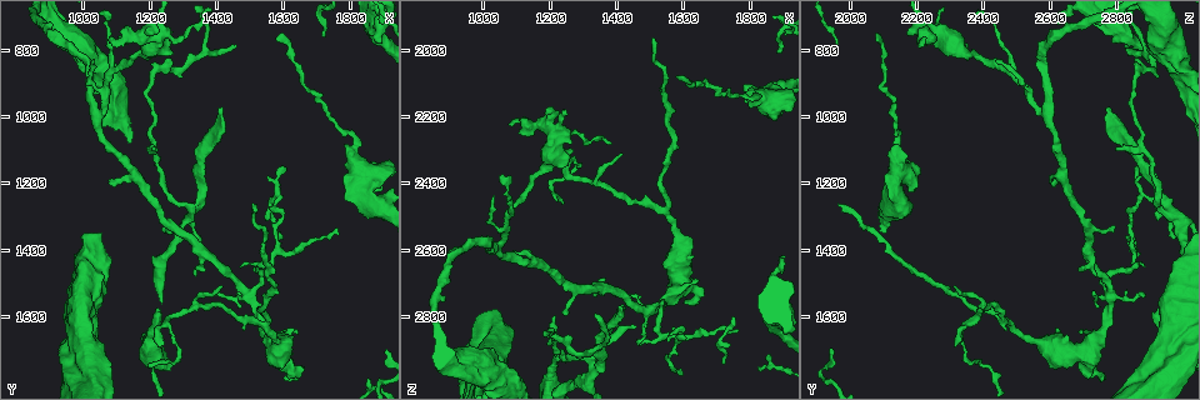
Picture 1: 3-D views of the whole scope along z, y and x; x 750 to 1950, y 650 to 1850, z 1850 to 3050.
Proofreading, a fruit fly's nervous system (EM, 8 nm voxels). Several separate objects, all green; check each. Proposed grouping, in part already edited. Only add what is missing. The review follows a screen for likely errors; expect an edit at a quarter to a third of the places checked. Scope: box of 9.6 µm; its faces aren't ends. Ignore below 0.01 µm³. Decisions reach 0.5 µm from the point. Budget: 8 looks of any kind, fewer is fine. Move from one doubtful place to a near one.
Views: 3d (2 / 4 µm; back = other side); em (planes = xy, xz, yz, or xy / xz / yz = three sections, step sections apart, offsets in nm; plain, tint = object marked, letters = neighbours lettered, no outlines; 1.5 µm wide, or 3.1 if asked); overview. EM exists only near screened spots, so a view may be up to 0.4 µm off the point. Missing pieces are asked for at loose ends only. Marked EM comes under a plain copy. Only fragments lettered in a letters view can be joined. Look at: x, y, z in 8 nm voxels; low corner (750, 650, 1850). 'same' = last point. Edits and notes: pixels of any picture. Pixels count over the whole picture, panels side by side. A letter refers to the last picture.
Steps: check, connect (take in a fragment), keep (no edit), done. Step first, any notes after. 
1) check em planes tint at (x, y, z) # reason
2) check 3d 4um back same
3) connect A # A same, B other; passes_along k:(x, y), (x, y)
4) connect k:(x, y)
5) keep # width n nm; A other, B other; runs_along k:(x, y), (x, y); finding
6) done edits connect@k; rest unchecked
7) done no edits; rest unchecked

check 3d 2um at (1210, 750, 2170) # thick end

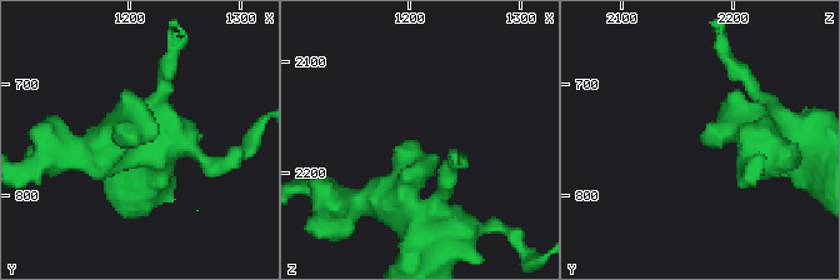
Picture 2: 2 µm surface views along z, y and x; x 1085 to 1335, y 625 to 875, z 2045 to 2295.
check em xy step 8 letters at (1208, 750, 2172)

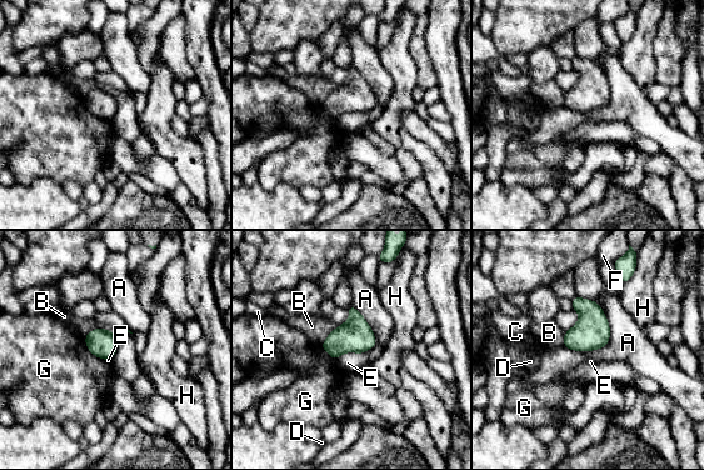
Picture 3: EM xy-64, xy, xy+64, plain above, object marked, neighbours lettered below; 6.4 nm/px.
keep # A other, B other, C other, D other, E other, F other, G other, H other; border 3:(83, 339), (93, 354), (106, 360); none of them fits

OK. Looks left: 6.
check 3d 2um at (1760, 1340, 2840) # thin end

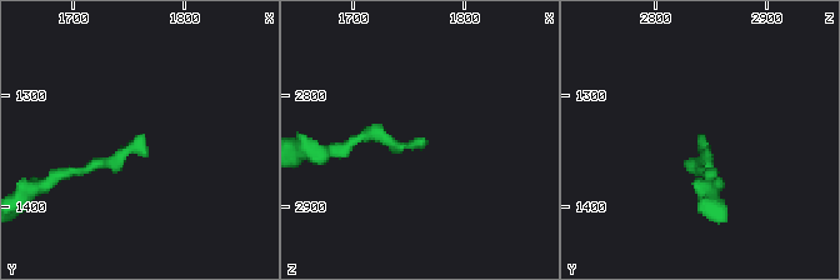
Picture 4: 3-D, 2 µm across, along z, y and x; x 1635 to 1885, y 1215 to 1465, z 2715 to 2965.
check em planes letters at (1760, 1338, 2838)

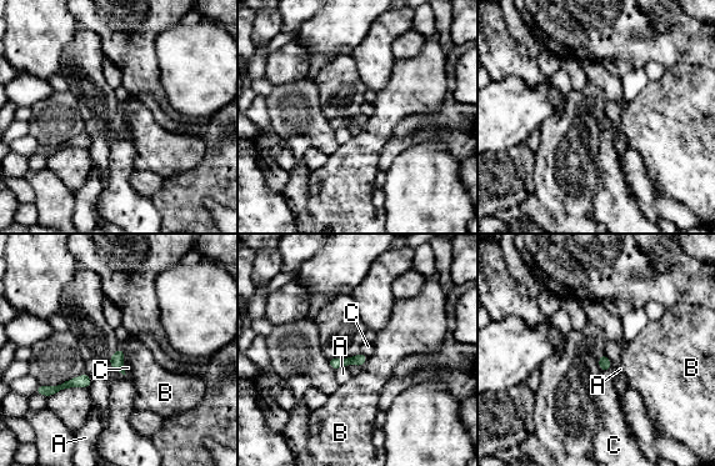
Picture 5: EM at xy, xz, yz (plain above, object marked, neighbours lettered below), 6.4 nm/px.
keep # width 70 nm; A other, B other, C other; border 5:(123, 354), (123, 366), (126, 374); none of them fits

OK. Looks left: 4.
check em xz step 8 letters at (1610, 1780, 2750) # free end

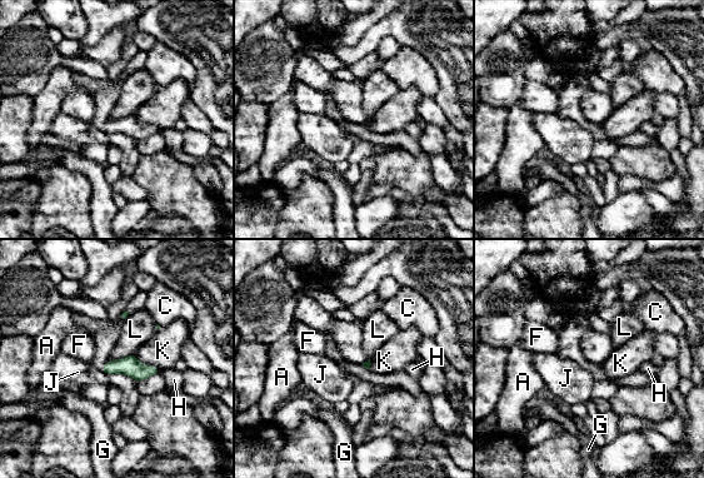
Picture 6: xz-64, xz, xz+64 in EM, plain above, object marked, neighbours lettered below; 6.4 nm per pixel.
check em planes letters same # another direction

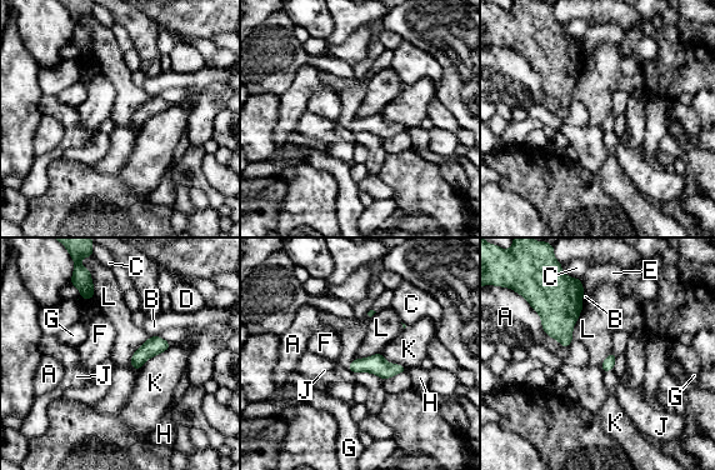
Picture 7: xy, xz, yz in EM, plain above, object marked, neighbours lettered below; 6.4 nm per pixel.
keep # longest_contact A 360 nm; A other, B other, C other, D other, E other, F other, G other, H other, J other, K other, L other; none of them fits

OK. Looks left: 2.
done no edits; rest unchecked

